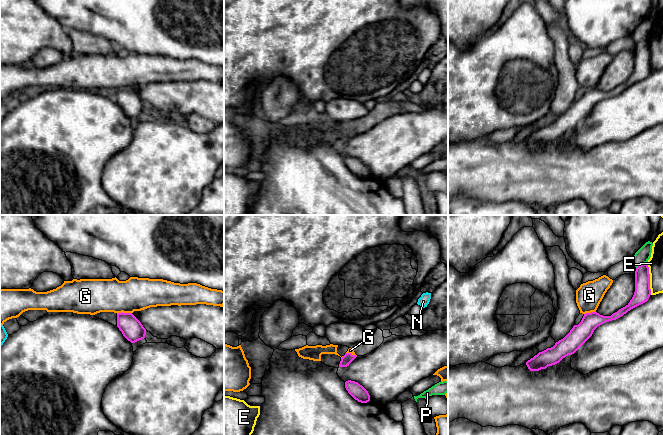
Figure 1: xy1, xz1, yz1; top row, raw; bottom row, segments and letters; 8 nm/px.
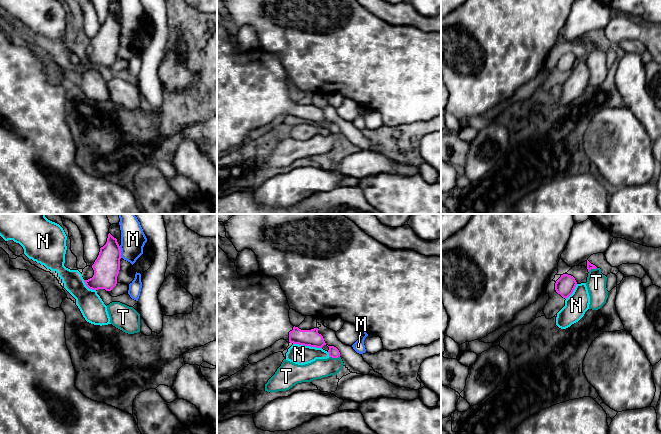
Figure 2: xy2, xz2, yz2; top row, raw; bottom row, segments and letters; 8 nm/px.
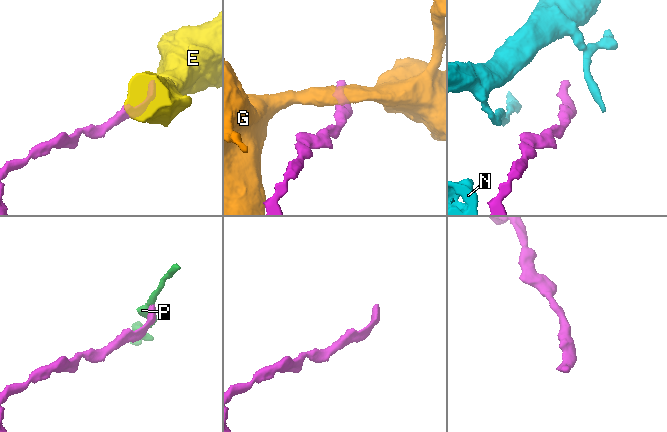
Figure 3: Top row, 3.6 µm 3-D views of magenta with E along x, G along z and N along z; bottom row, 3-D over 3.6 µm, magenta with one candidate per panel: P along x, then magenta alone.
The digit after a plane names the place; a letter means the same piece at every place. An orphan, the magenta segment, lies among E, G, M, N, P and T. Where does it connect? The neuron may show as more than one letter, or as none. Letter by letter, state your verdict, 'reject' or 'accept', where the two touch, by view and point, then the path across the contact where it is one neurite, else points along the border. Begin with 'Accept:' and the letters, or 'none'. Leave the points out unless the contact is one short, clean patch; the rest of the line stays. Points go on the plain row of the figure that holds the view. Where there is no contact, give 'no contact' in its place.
Accept: none
E: reject; contact yz1 (649, 55); border yz1 (646, 39), (649, 45), (649, 64), (651, 70)
G: reject; contact xy1 (124, 89); border xy1 (131, 88), (119, 88), (117, 90)
M: reject; contact xy2 (120, 28)
N: reject; contact xz2 (307, 121); border xz2 (293, 119), (321, 124)
P: reject; contact yz1 (641, 40); border yz1 (646, 38), (636, 44)
T: reject; contact xz2 (335, 133); border xz2 (330, 132), (339, 133)

